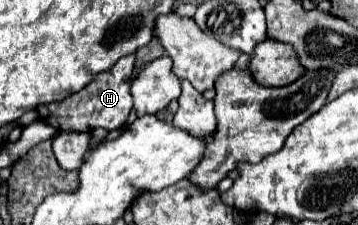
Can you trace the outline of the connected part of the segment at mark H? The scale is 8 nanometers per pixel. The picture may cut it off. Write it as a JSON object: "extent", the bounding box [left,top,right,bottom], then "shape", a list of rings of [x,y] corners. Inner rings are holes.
{"extent":[38,54,136,132],"shape":[[[134,54],[124,56],[110,70],[98,74],[94,78],[94,82],[90,82],[84,90],[70,94],[68,98],[64,98],[60,102],[38,106],[38,118],[42,122],[54,126],[56,130],[66,130],[66,132],[70,132],[70,130],[72,132],[88,132],[98,126],[102,126],[106,130],[120,128],[126,122],[128,112],[132,108],[130,78],[132,78],[132,70],[134,70],[134,60],[136,60]]]}

